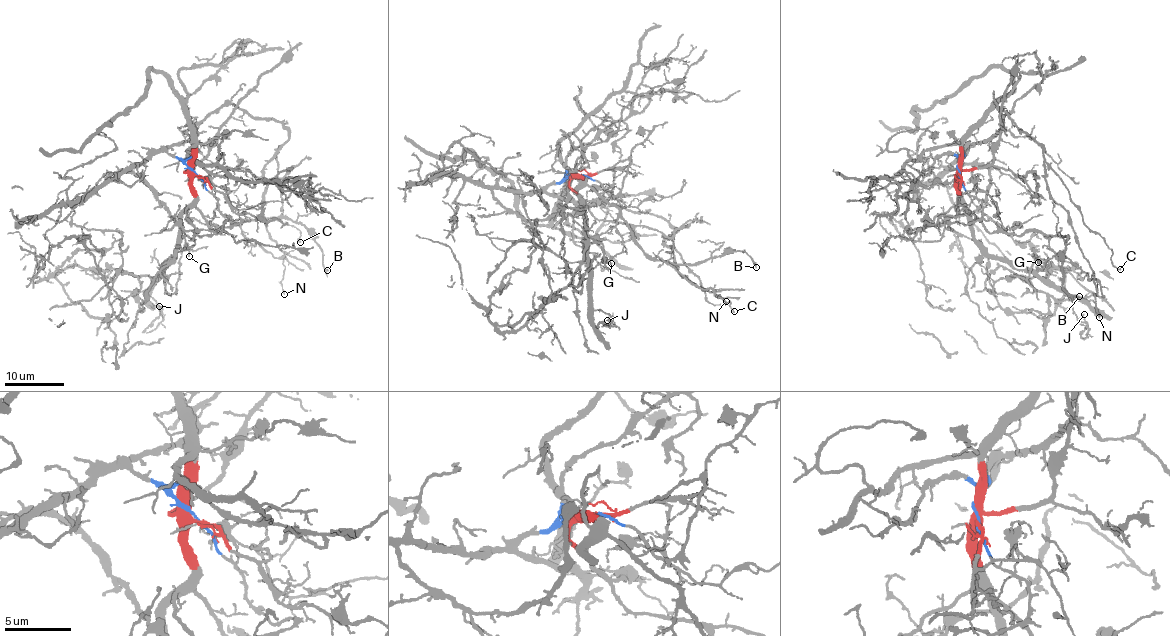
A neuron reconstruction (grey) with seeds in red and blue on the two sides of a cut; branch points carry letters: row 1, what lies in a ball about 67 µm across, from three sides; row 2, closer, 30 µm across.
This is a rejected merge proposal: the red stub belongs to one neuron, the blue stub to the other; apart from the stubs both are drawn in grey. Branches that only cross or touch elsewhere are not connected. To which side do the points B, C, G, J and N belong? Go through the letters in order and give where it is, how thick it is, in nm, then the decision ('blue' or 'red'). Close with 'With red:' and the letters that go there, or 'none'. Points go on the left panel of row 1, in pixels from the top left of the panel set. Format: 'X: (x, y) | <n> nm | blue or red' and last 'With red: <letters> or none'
B: (327, 270) | 180 nm | red
C: (300, 242) | 150 nm | blue
G: (189, 256) | 120 nm | red
J: (159, 306) | 120 nm | red
N: (284, 294) | 140 nm | red
With red: B, G, J, N

